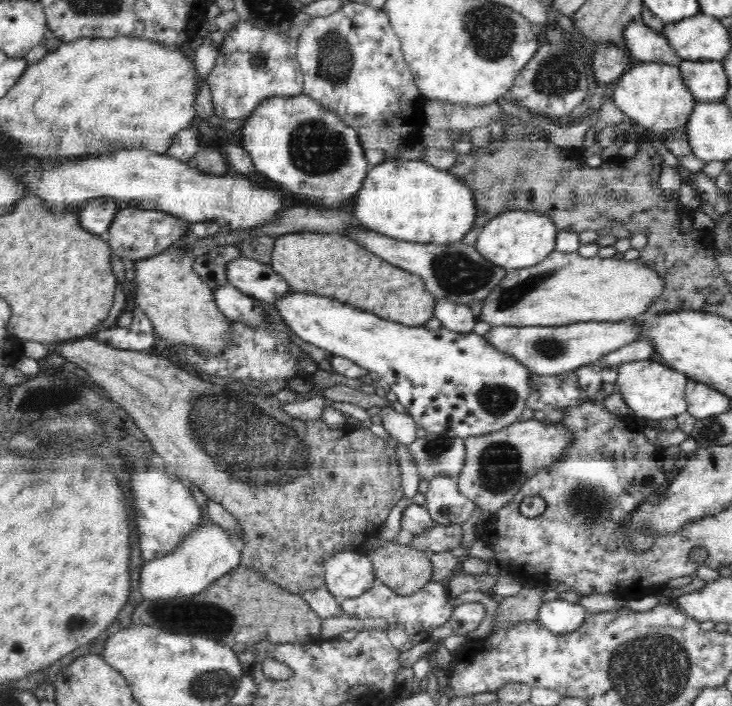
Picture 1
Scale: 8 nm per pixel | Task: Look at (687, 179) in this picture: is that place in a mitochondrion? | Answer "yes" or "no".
no

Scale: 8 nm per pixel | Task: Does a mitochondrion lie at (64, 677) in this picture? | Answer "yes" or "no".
no

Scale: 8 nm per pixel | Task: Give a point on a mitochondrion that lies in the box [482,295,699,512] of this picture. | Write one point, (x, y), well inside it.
(545, 347)

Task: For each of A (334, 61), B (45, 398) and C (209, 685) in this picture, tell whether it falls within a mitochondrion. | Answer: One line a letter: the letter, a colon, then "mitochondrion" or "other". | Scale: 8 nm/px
A: mitochondrion
B: mitochondrion
C: mitochondrion

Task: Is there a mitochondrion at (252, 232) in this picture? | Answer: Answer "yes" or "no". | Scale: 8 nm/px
no

